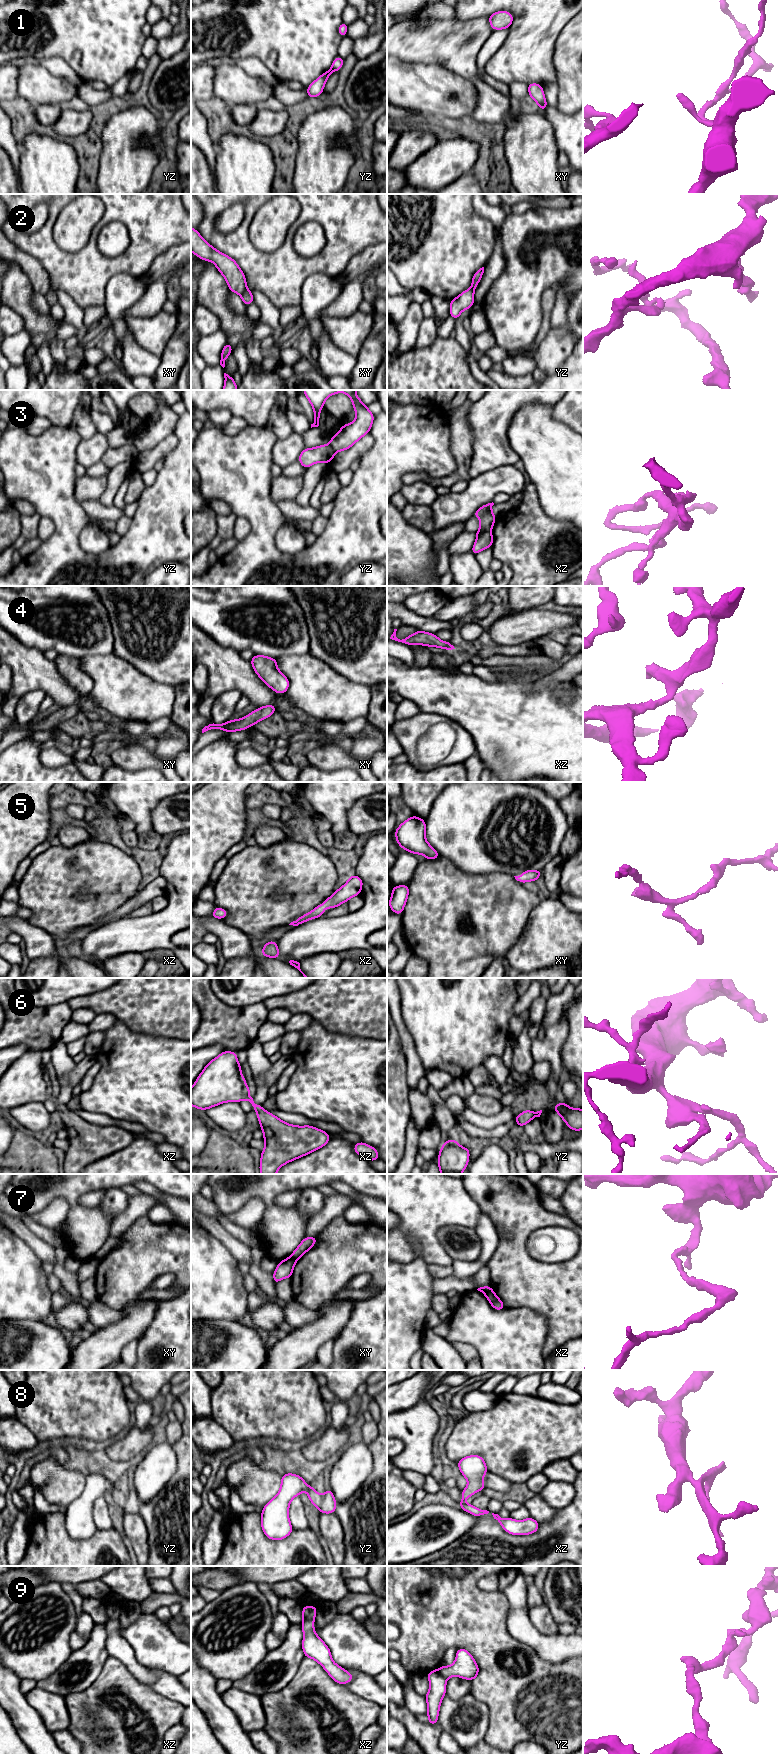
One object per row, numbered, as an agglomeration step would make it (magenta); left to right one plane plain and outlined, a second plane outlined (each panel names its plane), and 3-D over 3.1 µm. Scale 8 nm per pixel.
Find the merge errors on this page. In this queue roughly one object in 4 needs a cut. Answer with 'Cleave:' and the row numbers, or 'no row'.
Cleave: 2, 3, 7, 9

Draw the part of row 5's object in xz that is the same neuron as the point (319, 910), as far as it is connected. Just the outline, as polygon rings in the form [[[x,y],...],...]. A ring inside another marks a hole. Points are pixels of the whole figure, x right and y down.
[[[352,874],[349,880],[340,889],[335,890],[335,892],[327,900],[314,908],[311,912],[304,914],[295,921],[291,922],[289,925],[298,926],[308,920],[321,917],[321,915],[325,912],[326,906],[329,907],[329,910],[333,909],[340,906],[342,903],[347,902],[350,898],[361,894],[362,886],[362,879]]]

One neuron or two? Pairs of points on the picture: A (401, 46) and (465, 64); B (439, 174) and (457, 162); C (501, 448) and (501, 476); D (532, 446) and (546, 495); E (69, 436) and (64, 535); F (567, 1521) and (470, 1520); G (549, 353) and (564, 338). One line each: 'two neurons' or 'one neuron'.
A: one neuron
B: one neuron
C: two neurons
D: one neuron
E: one neuron
F: two neurons
G: one neuron

